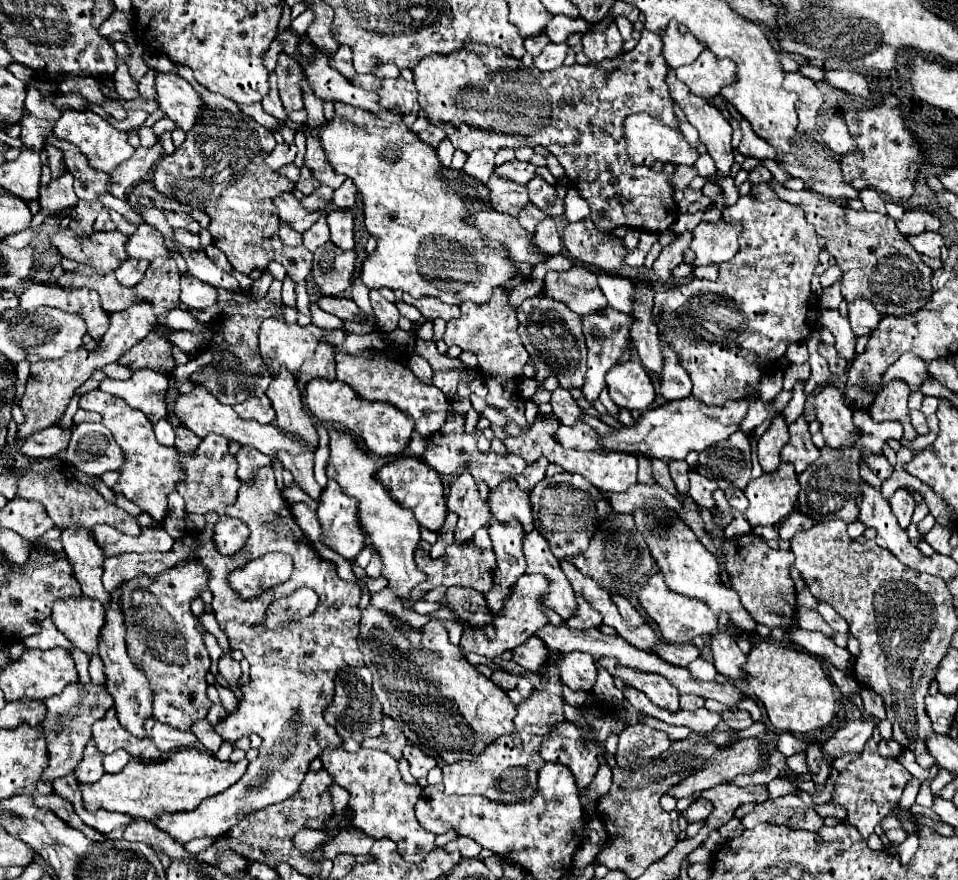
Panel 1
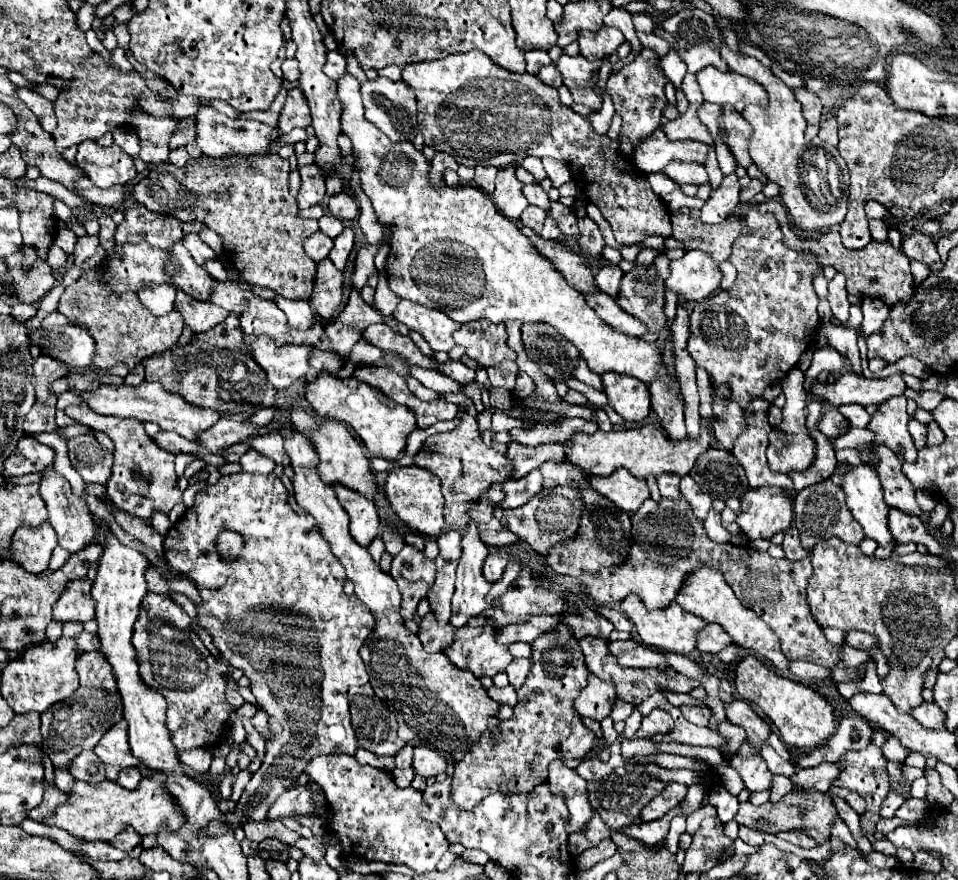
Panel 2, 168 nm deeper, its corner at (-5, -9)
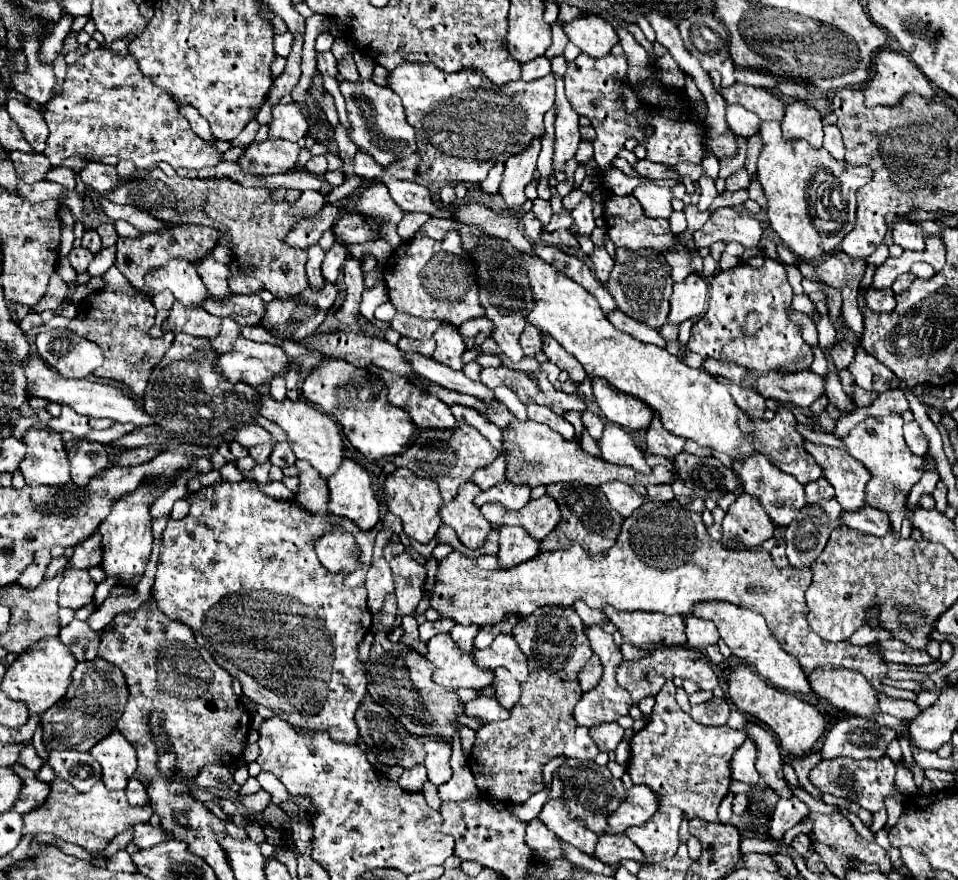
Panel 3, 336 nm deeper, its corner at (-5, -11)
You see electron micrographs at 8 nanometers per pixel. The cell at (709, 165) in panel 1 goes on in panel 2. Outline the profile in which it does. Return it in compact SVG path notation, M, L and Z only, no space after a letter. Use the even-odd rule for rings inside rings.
M672 162L672 164L668 164L662 170L662 174L666 174L676 184L694 184L694 186L700 186L700 184L704 184L708 180L708 174L706 174L704 166L700 166L700 164Z

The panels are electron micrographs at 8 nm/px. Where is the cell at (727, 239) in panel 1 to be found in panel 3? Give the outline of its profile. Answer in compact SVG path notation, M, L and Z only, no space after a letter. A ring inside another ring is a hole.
M688 274L682 282L674 284L674 292L670 296L670 316L672 324L680 324L688 318L702 316L706 312L710 286L700 274Z

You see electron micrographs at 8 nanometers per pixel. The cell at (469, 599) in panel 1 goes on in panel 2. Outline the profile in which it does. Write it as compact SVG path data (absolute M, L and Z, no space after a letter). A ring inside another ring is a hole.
M430 612L418 620L418 638L426 652L442 652L442 646L448 646L448 642L452 642L454 628L450 624L438 624Z

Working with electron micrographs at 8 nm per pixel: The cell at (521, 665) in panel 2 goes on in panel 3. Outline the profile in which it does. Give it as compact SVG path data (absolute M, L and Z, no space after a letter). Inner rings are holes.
M506 668L494 670L494 688L496 688L496 700L504 708L512 708L520 698L520 682L514 676L510 676Z

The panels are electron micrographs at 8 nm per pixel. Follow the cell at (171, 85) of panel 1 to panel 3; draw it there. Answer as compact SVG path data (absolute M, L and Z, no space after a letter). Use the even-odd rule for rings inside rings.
M266 138L264 142L252 142L244 146L244 154L236 160L236 164L246 174L278 174L296 168L298 152L300 148L296 142Z

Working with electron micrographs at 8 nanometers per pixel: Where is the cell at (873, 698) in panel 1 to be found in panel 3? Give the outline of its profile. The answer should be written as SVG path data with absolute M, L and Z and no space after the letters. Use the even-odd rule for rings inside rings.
M816 668L808 680L818 696L852 716L872 718L880 710L876 708L878 692L856 670Z

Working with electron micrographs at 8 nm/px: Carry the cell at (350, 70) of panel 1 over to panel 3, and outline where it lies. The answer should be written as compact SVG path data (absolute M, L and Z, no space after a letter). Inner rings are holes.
M332 52L318 54L316 60L318 60L318 72L320 74L328 74L328 76L336 76L338 74L338 60L334 58Z

